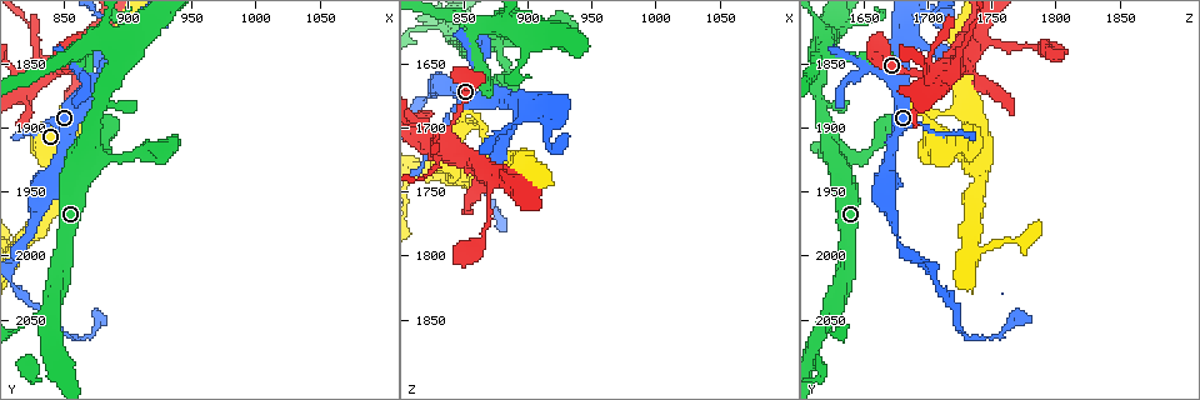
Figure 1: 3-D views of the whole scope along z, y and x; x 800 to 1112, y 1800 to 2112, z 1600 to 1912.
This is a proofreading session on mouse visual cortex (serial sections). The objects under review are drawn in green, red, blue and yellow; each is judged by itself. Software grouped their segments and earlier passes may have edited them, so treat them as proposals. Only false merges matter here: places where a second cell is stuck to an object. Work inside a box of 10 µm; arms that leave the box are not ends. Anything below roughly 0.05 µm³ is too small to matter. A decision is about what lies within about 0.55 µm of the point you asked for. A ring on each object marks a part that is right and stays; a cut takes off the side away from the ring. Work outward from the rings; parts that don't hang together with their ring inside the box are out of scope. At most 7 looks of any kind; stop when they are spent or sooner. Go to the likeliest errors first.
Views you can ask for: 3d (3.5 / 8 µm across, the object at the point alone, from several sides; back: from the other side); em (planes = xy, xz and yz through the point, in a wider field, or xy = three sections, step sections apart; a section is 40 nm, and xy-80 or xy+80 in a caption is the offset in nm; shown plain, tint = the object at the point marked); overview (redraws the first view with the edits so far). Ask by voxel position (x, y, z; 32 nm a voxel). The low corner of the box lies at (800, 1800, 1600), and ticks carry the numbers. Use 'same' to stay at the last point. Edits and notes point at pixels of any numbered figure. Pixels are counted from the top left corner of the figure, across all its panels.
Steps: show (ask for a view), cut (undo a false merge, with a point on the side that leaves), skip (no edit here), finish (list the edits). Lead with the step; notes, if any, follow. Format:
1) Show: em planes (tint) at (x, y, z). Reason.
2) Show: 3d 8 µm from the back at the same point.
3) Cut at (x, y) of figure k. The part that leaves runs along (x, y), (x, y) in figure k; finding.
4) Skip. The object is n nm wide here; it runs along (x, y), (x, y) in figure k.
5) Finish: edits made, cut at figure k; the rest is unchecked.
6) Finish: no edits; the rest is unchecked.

Show: 3d 3.5 µm at (828, 1862, 1706). Narrows sharply.

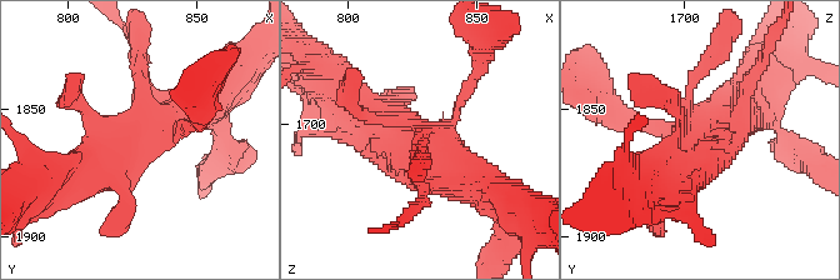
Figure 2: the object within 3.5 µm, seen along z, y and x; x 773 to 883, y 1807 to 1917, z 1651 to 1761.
Skip. It runs along (193, 121), (154, 129), (81, 183) in figure 2; continuous, no second cell.

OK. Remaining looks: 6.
Show: 3d 3.5 µm at (860, 1854, 1656). Sharp bend.

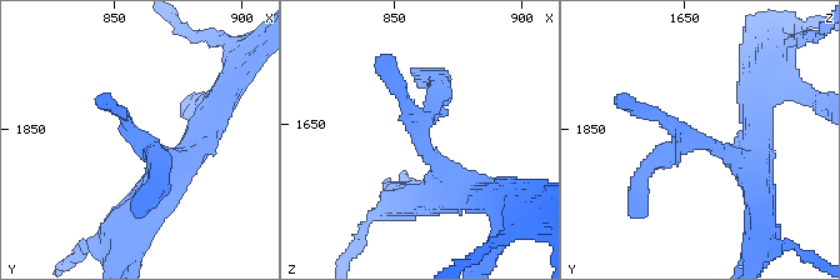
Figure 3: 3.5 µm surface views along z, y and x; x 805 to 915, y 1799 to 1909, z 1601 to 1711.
Show: em xy step 2 (tint) at (859, 1854, 1655). Shape alone is not enough.

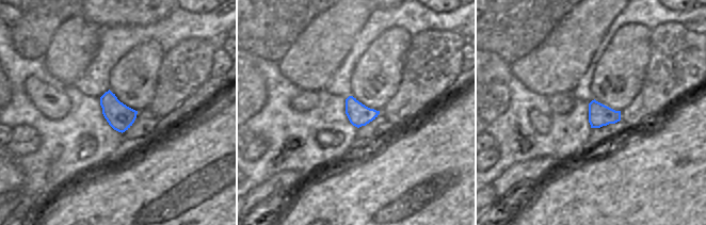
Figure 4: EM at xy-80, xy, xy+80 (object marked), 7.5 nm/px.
Skip. All the same cell.

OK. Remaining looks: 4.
Show: 3d 3.5 µm from the back at (824, 1986, 1678). A narrow waist.

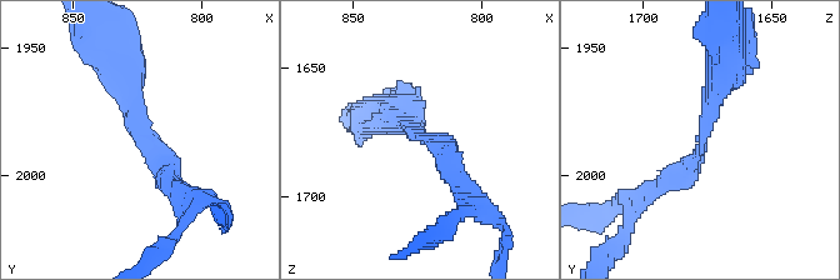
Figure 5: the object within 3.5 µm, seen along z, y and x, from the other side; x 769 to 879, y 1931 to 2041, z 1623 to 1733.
Skip. The arms are 300, 400 nm wide; it runs along (725, 61), (699, 153), (658, 188) in figure 5; one cell here.

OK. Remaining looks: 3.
Finish: no edits; the rest is unchecked.

